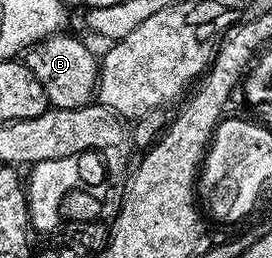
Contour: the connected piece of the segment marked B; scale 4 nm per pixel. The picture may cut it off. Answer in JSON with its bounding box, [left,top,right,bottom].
[24,33,99,109]

